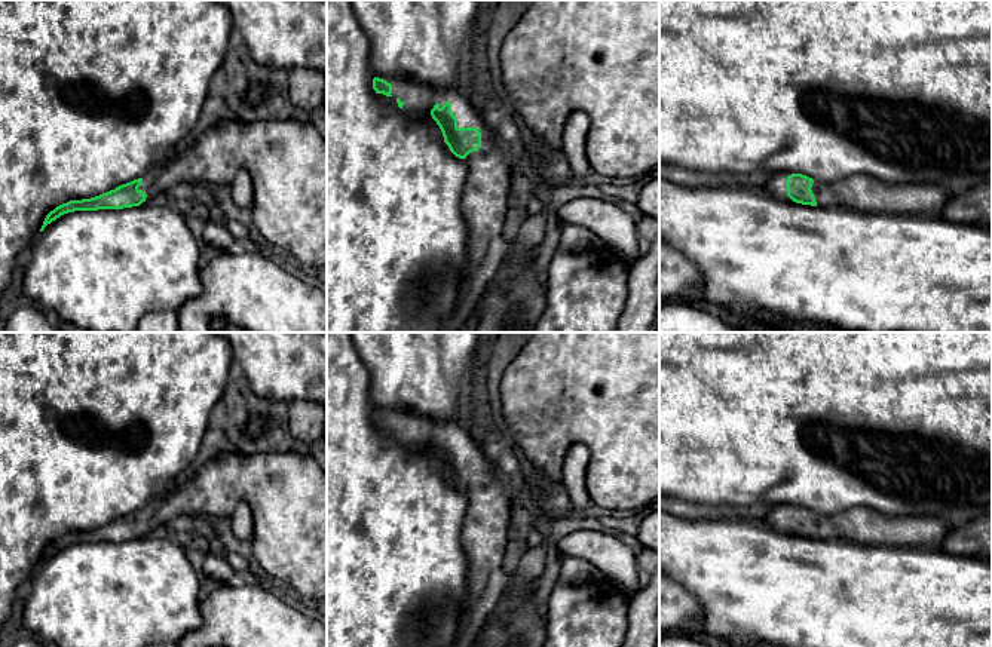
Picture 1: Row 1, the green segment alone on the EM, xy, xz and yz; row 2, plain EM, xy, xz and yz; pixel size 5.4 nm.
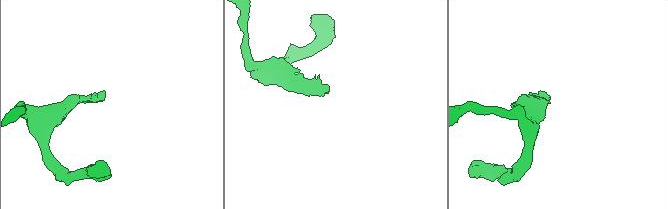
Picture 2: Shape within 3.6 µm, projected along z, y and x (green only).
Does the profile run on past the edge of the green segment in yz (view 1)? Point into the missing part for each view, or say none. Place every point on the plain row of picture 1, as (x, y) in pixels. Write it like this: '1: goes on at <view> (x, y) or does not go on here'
1: goes on at yz (865, 526)

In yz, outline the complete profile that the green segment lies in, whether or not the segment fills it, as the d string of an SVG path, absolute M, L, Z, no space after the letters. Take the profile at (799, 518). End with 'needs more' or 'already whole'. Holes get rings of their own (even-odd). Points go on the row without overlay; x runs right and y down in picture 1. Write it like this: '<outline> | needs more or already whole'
M792 506L787 509L787 528L811 539L833 537L860 545L939 549L952 527L933 516L887 516L864 506L833 516Z | needs more

